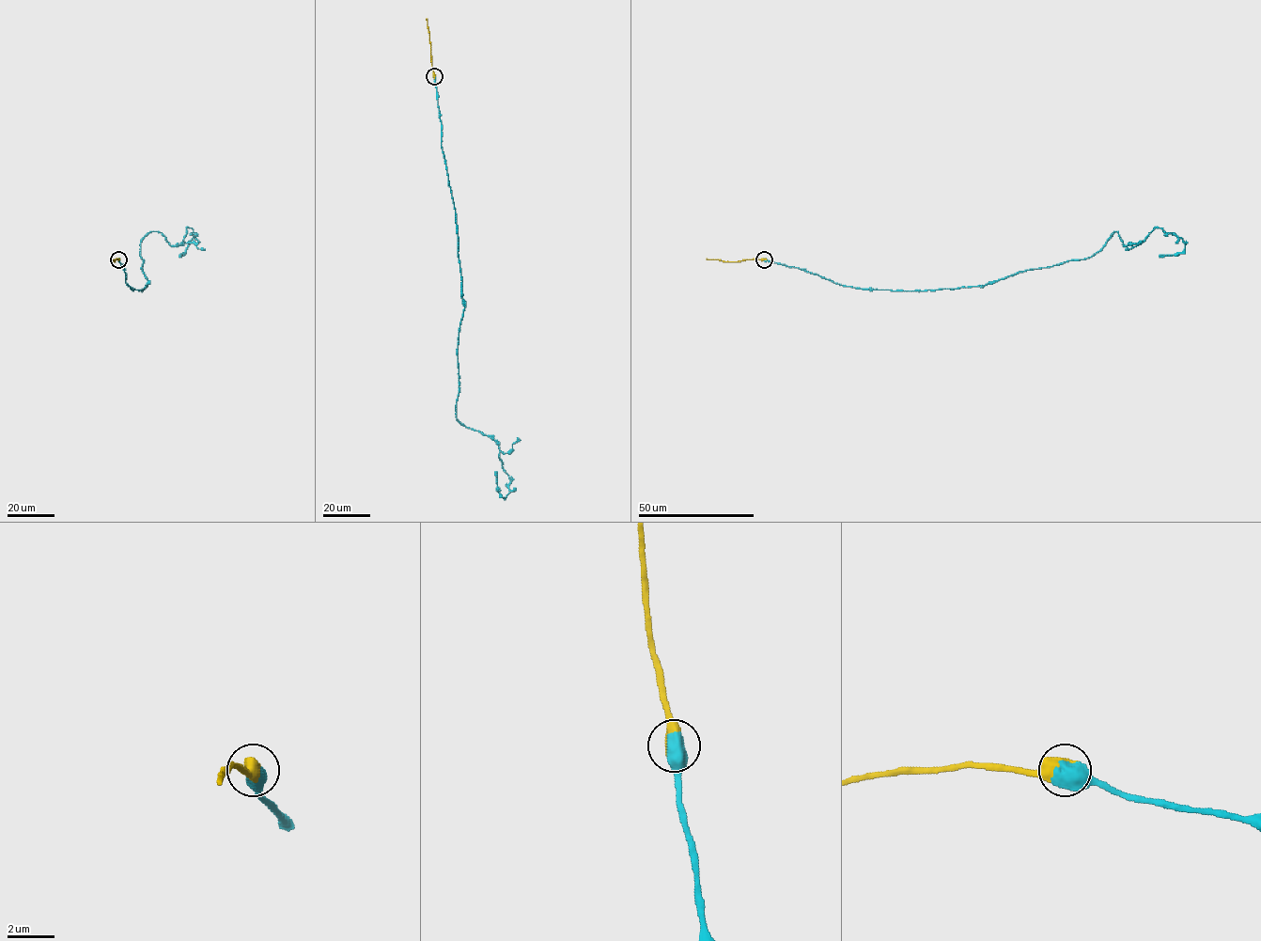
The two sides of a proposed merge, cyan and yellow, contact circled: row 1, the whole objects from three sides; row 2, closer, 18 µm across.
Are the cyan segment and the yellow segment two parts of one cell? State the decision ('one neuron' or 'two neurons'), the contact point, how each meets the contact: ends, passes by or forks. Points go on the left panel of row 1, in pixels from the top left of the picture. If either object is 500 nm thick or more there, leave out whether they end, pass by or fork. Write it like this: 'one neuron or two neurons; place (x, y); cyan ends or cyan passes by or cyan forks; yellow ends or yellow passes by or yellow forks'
one neuron; place (118, 259)

